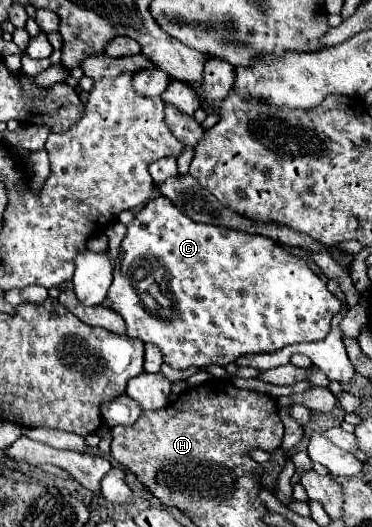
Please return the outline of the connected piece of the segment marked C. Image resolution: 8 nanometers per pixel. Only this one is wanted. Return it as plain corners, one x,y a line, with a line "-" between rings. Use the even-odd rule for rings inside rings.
156,197
156,199
148,201
140,209
140,213
128,223
128,231
122,239
120,255
118,255
116,269
114,269
114,281
108,289
108,299
112,303
112,309
122,315
124,323
126,323
126,335
138,337
144,343
156,345
164,355
164,363
174,369
188,369
192,365
196,365
196,367
206,367
206,365
226,367
228,363
234,363
238,357
248,355
248,353
274,353
286,345
294,345
294,343
302,343
302,341
320,341
328,335
330,321
340,311
340,301
326,289
326,283
308,267
306,259
292,255
290,251
280,247
276,241
262,237
262,235
248,235
248,233
234,231
234,229
196,223
196,221
188,219
180,209
176,209
166,197

